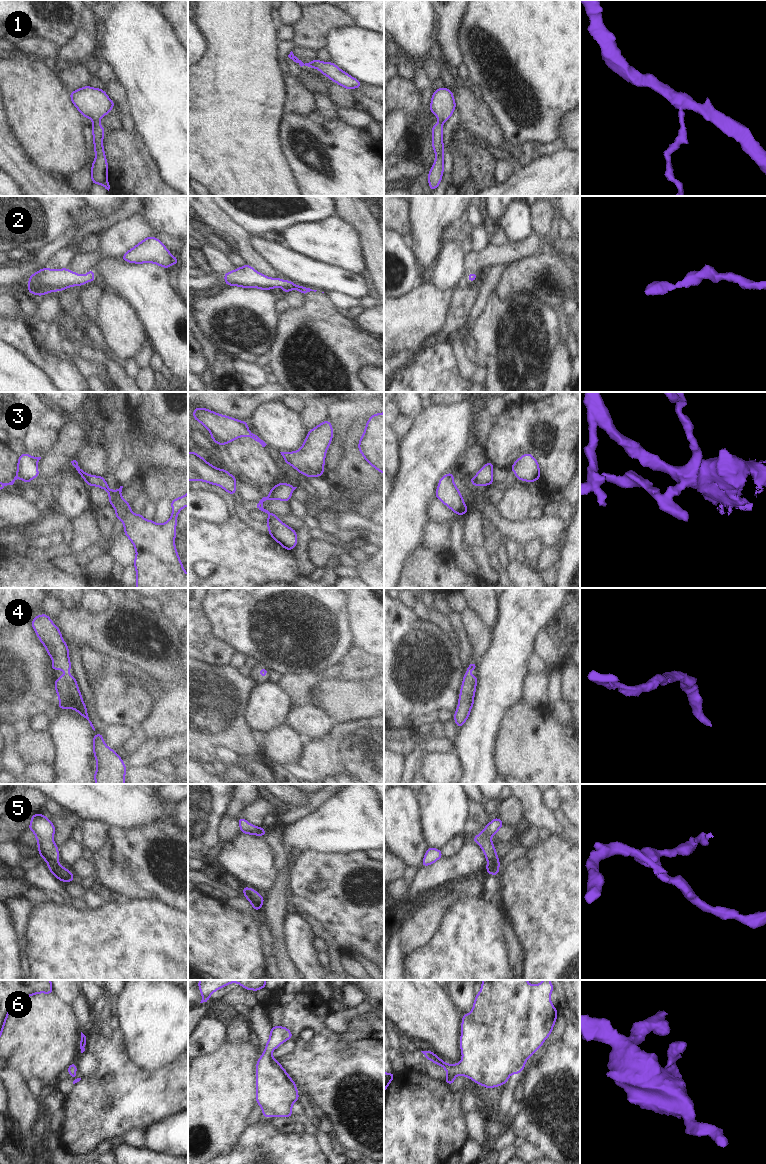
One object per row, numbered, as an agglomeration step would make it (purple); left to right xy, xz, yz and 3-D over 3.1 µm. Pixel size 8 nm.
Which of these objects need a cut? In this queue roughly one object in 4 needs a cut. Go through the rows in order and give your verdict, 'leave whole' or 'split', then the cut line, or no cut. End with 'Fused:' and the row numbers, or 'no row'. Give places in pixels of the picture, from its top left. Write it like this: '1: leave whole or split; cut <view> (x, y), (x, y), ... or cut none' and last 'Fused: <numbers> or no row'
1: split; cut xy (98, 120), (93, 122)
2: leave whole; cut none
3: leave whole; cut none
4: leave whole; cut none
5: leave whole; cut none
6: leave whole; cut none
Fused: 1

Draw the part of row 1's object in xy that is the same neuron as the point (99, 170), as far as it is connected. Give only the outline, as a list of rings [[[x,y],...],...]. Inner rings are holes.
[[[94,121],[91,131],[93,134],[93,144],[95,151],[95,160],[91,166],[92,184],[102,185],[109,191],[110,185],[107,180],[109,166],[107,164],[107,158],[103,149],[103,137],[105,134],[105,129],[102,127],[99,121]]]

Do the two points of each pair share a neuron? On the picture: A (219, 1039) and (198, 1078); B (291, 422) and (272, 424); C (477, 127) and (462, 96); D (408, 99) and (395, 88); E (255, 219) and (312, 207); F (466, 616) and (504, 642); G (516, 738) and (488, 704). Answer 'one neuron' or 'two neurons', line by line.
A: two neurons
B: one neuron
C: one neuron
D: one neuron
E: one neuron
F: two neurons
G: two neurons

